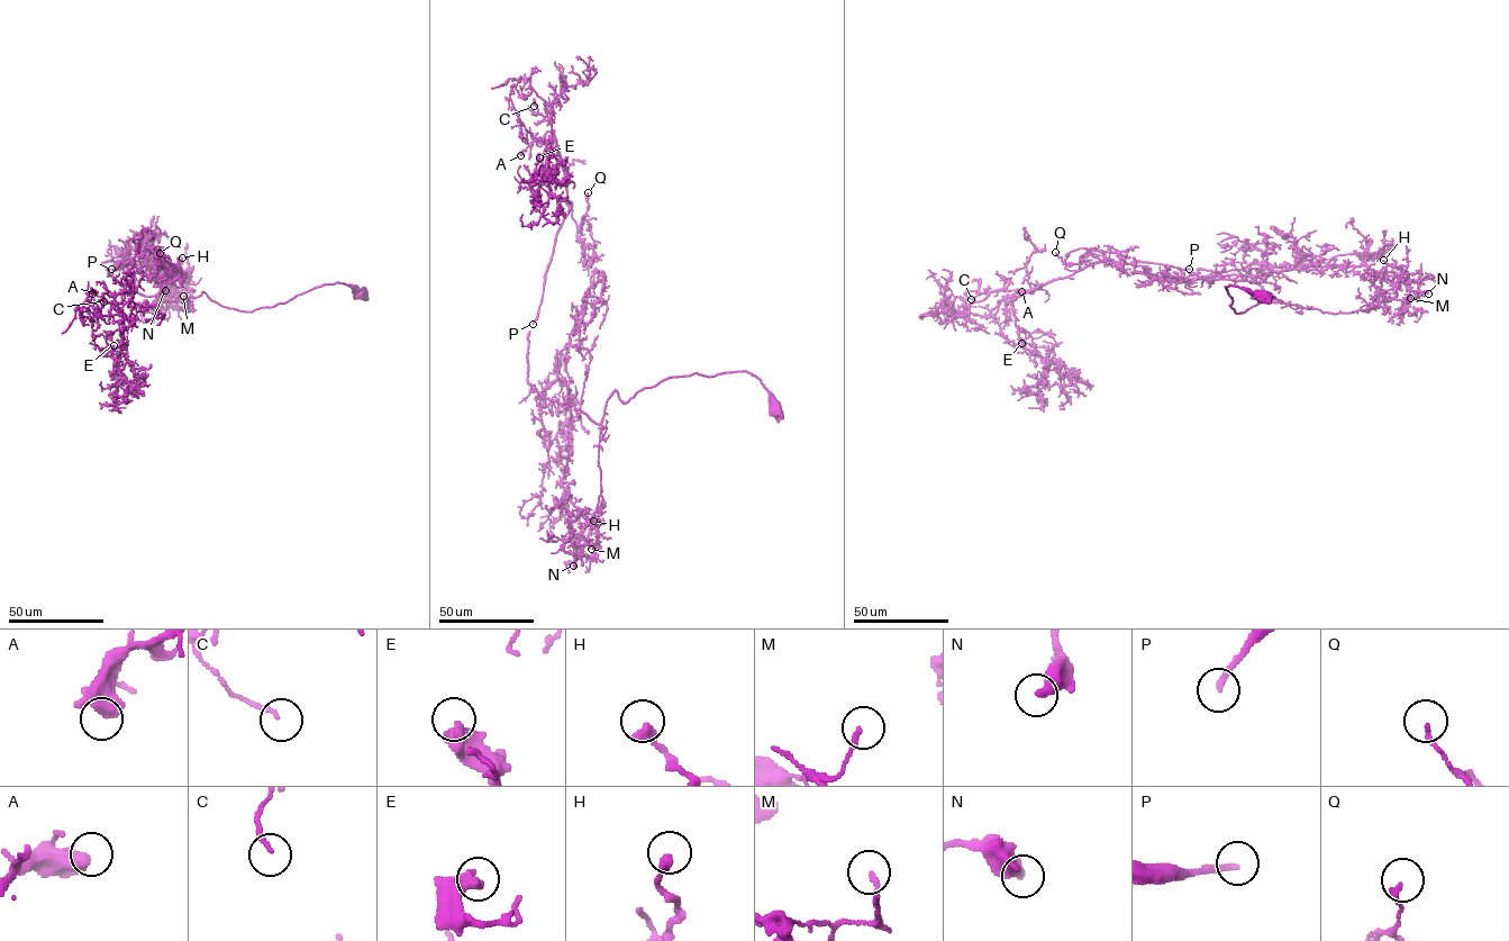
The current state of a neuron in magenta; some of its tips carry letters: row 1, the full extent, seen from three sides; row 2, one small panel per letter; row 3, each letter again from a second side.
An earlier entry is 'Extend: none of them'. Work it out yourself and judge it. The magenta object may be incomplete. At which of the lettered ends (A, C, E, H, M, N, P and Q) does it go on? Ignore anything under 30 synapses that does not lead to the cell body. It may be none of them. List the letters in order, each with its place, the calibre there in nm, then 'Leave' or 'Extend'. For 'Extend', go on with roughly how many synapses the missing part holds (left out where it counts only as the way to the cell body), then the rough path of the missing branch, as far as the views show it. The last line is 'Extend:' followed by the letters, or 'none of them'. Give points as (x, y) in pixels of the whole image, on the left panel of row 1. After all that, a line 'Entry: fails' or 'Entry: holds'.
A: Place: (92, 293). Thickness 460 nm. Leave
C: Place: (103, 301). Thickness 120 nm. Leave
E: Place: (114, 345). Thickness 550 nm. Leave
H: Place: (182, 258). Thickness 360 nm. Leave
M: Place: (183, 296). Thickness 160 nm. Leave
N: Place: (165, 290). Thickness 440 nm. Leave
P: Place: (111, 269). Thickness 200 nm. Leave
Q: Place: (160, 253). Thickness 150 nm. Leave
Extend: none of them
Entry: holds

